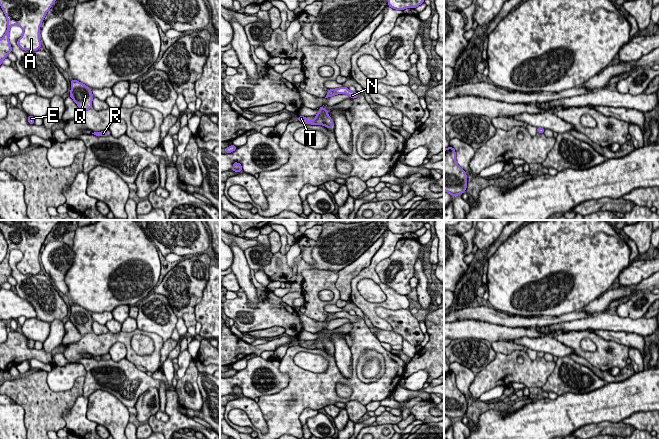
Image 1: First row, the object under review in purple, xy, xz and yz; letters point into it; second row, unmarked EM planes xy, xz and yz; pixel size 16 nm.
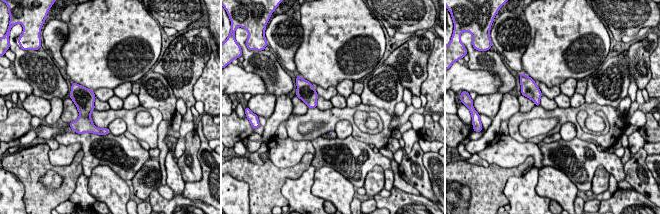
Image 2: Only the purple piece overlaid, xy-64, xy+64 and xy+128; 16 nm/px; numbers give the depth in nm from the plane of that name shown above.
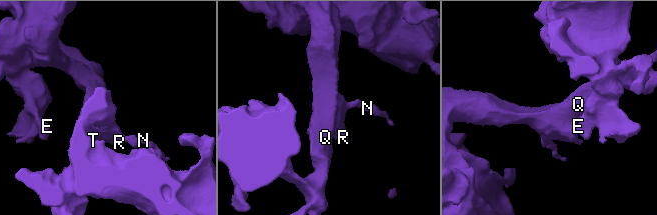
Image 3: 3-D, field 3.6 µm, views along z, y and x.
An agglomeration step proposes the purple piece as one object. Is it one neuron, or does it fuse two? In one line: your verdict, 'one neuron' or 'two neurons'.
one neuron

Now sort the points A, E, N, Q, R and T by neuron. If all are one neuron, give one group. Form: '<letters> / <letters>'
A E N Q R T

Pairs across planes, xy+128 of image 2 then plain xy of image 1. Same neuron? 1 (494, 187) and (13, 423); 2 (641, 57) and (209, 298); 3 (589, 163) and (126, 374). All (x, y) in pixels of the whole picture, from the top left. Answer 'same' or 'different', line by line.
1: different
2: different
3: same

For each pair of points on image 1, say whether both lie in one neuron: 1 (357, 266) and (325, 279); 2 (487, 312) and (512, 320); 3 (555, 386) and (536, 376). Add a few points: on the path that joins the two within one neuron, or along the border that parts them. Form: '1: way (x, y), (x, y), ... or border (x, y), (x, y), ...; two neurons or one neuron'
1: border (336, 271), (335, 287), (340, 297); two neurons
2: way (493, 316), (506, 319); one neuron
3: border (547, 381), (540, 388); two neurons

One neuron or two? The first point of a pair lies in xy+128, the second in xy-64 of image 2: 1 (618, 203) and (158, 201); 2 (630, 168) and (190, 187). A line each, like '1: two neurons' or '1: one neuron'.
1: one neuron
2: two neurons

